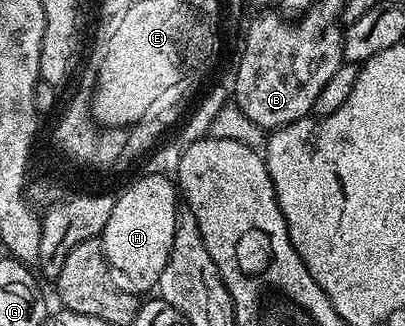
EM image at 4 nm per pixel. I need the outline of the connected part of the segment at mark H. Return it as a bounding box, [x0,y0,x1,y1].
[101,171,181,295]

